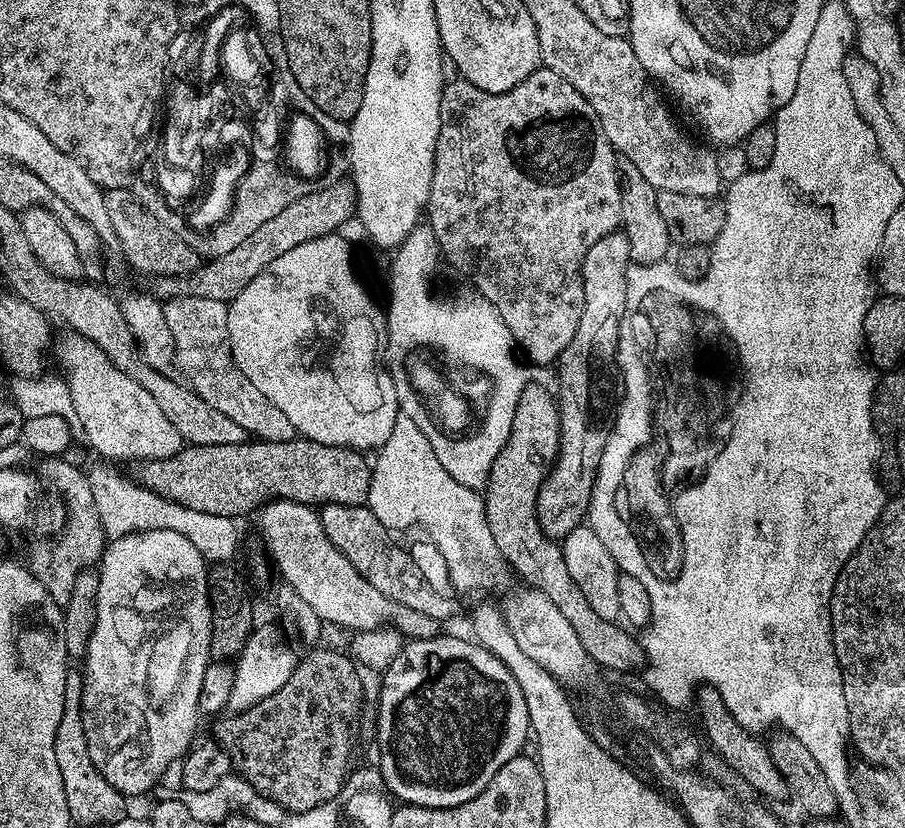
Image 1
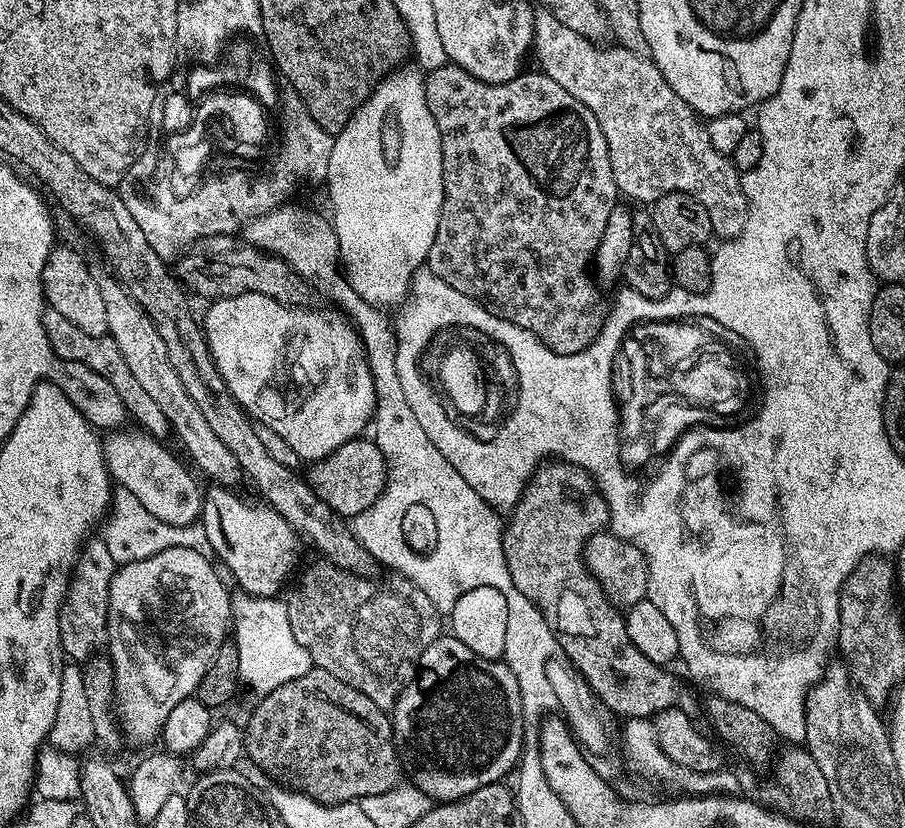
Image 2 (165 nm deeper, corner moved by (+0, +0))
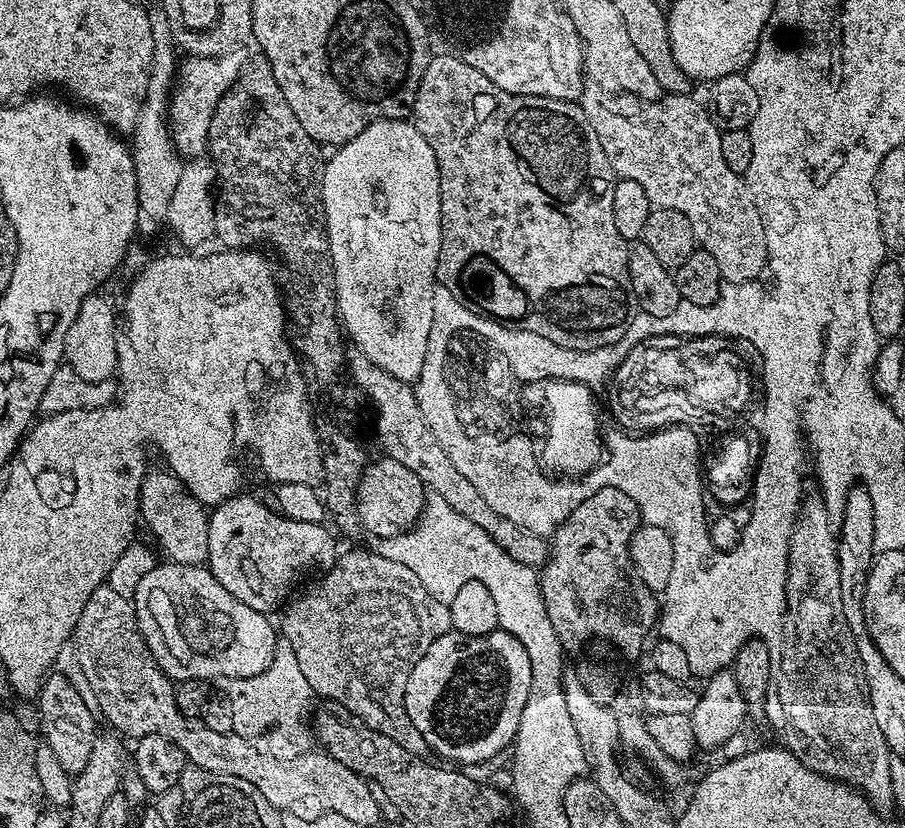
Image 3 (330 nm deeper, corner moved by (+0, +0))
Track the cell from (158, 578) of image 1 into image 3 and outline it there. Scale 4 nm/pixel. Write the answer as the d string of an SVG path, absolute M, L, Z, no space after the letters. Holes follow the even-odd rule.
M157 563L156 567L138 582L135 592L130 596L130 603L136 613L136 625L150 654L157 662L162 661L164 672L173 681L212 682L215 676L225 676L224 680L228 682L246 679L262 674L275 657L278 632L275 627L272 629L271 619L238 602L207 567L199 564Z

